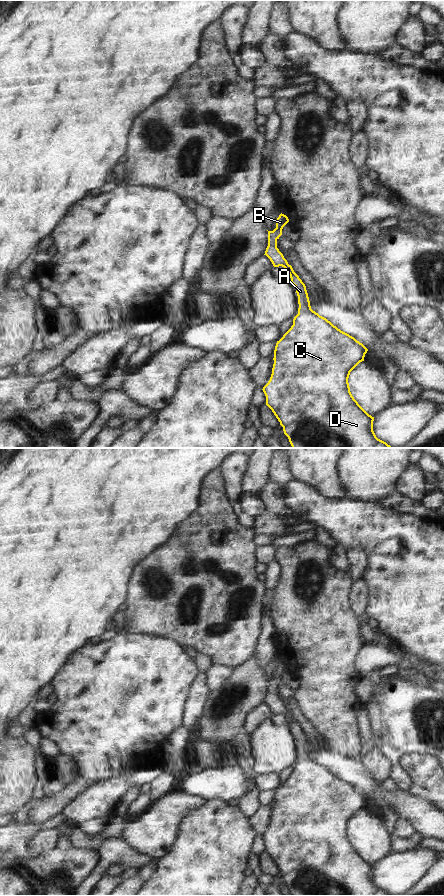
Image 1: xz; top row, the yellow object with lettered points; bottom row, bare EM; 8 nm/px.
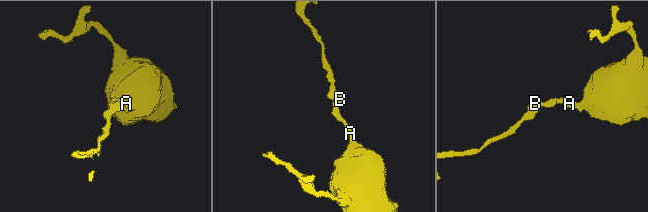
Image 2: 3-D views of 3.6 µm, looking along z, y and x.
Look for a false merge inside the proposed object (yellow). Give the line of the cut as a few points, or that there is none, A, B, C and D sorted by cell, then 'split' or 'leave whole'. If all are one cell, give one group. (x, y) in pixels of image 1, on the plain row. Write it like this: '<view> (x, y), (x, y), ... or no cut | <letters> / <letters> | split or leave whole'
no cut | A B C D | leave whole

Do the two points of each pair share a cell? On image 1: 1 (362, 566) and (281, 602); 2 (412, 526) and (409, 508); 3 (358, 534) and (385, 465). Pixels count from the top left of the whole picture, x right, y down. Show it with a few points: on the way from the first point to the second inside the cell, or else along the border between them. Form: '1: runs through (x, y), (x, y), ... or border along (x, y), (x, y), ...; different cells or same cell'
1: border along (347, 571), (355, 581); different cells
2: border along (387, 509), (422, 516), (433, 521); different cells
3: border along (348, 496), (357, 500), (378, 503); different cells

